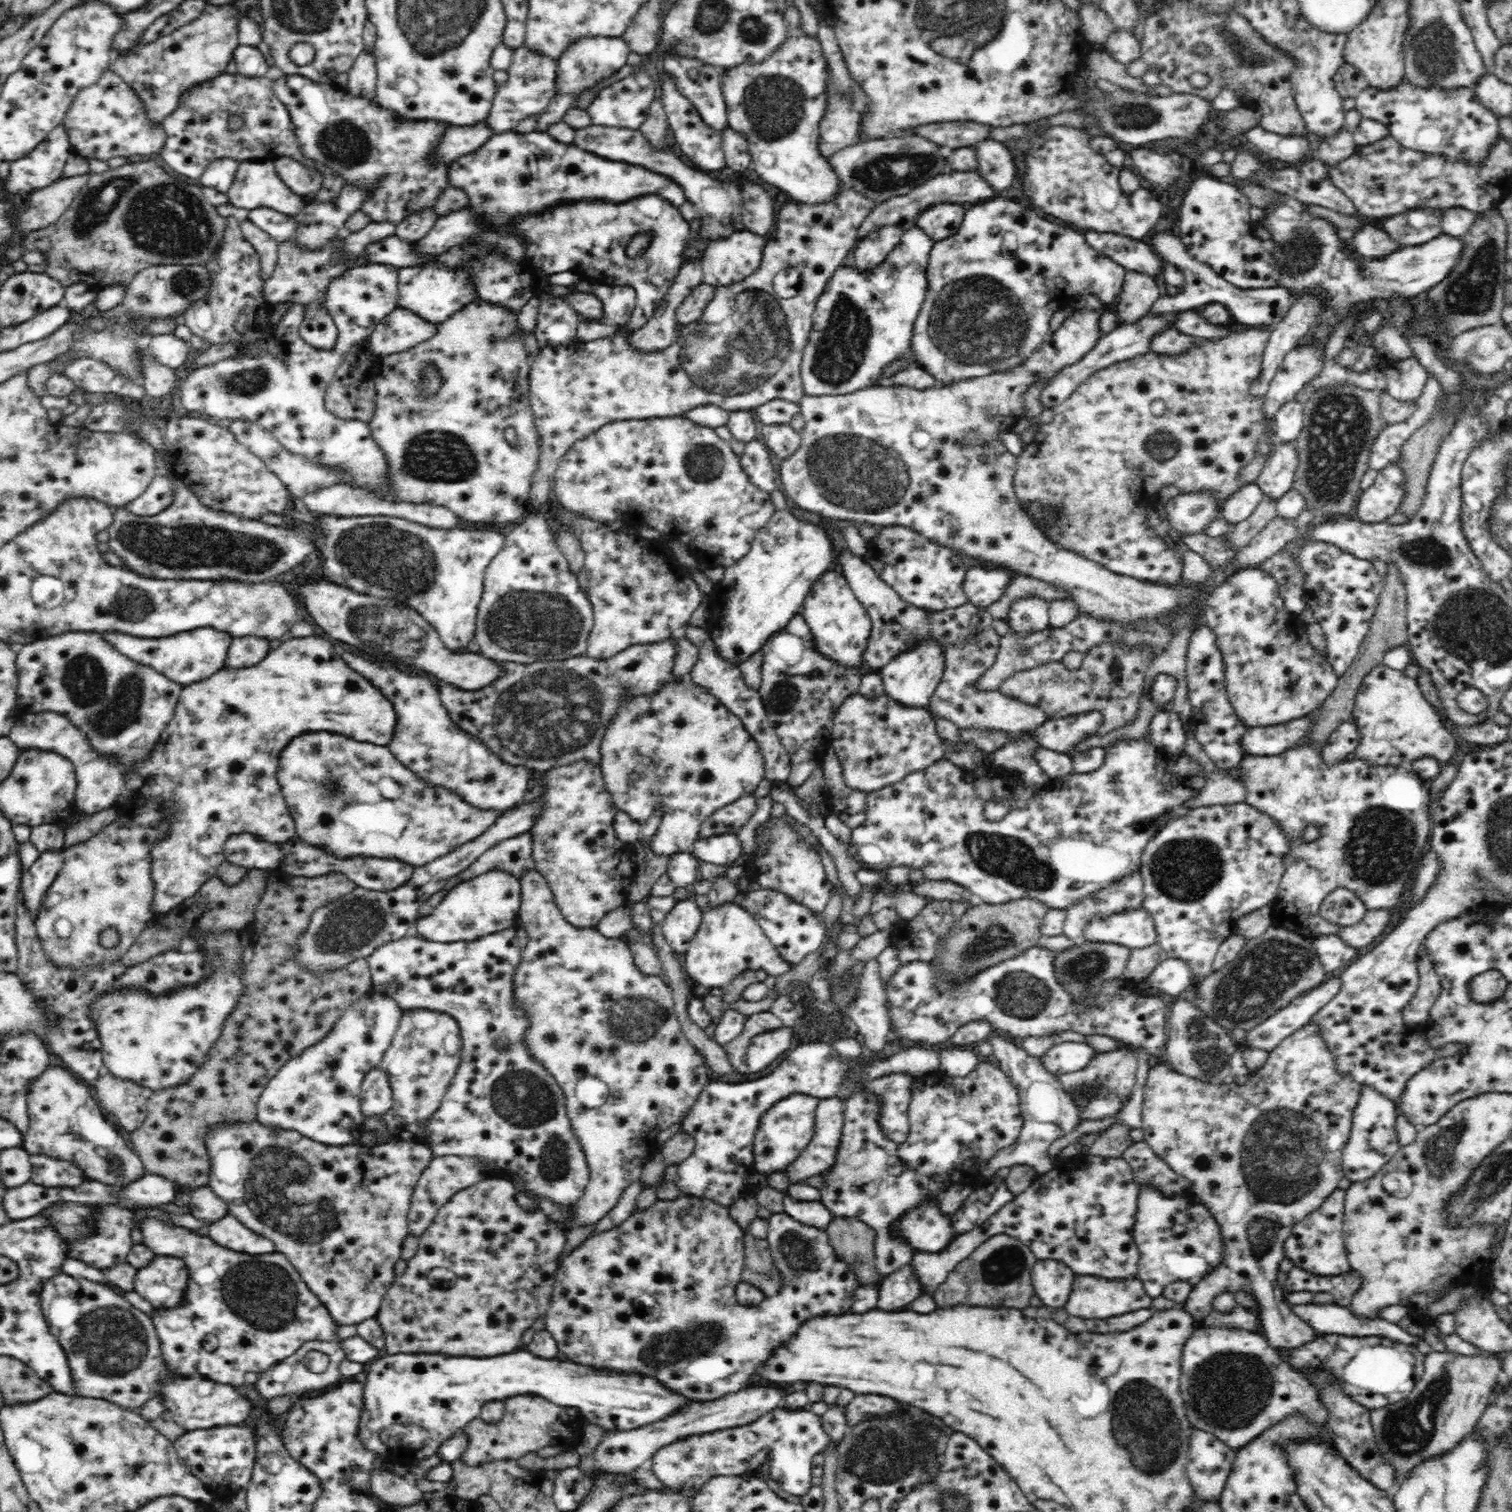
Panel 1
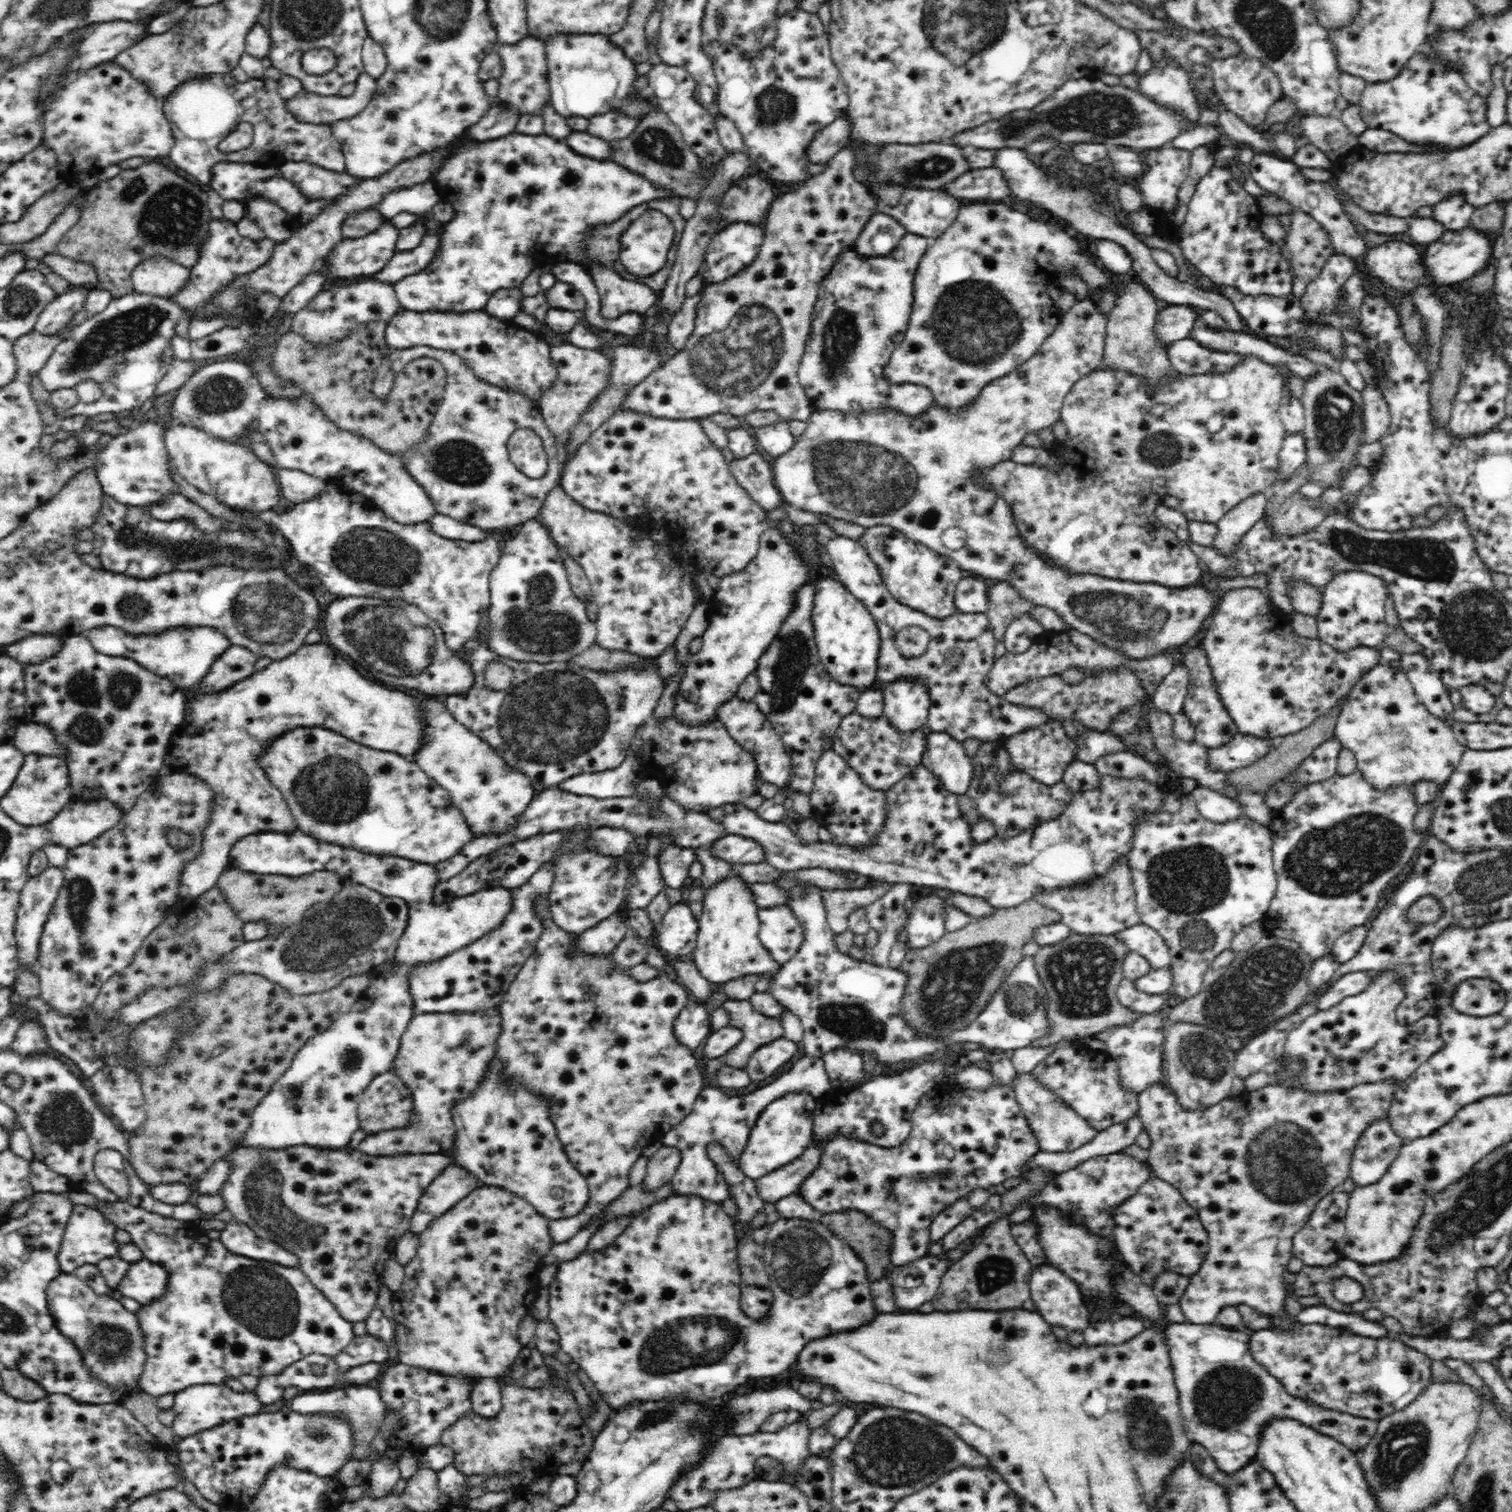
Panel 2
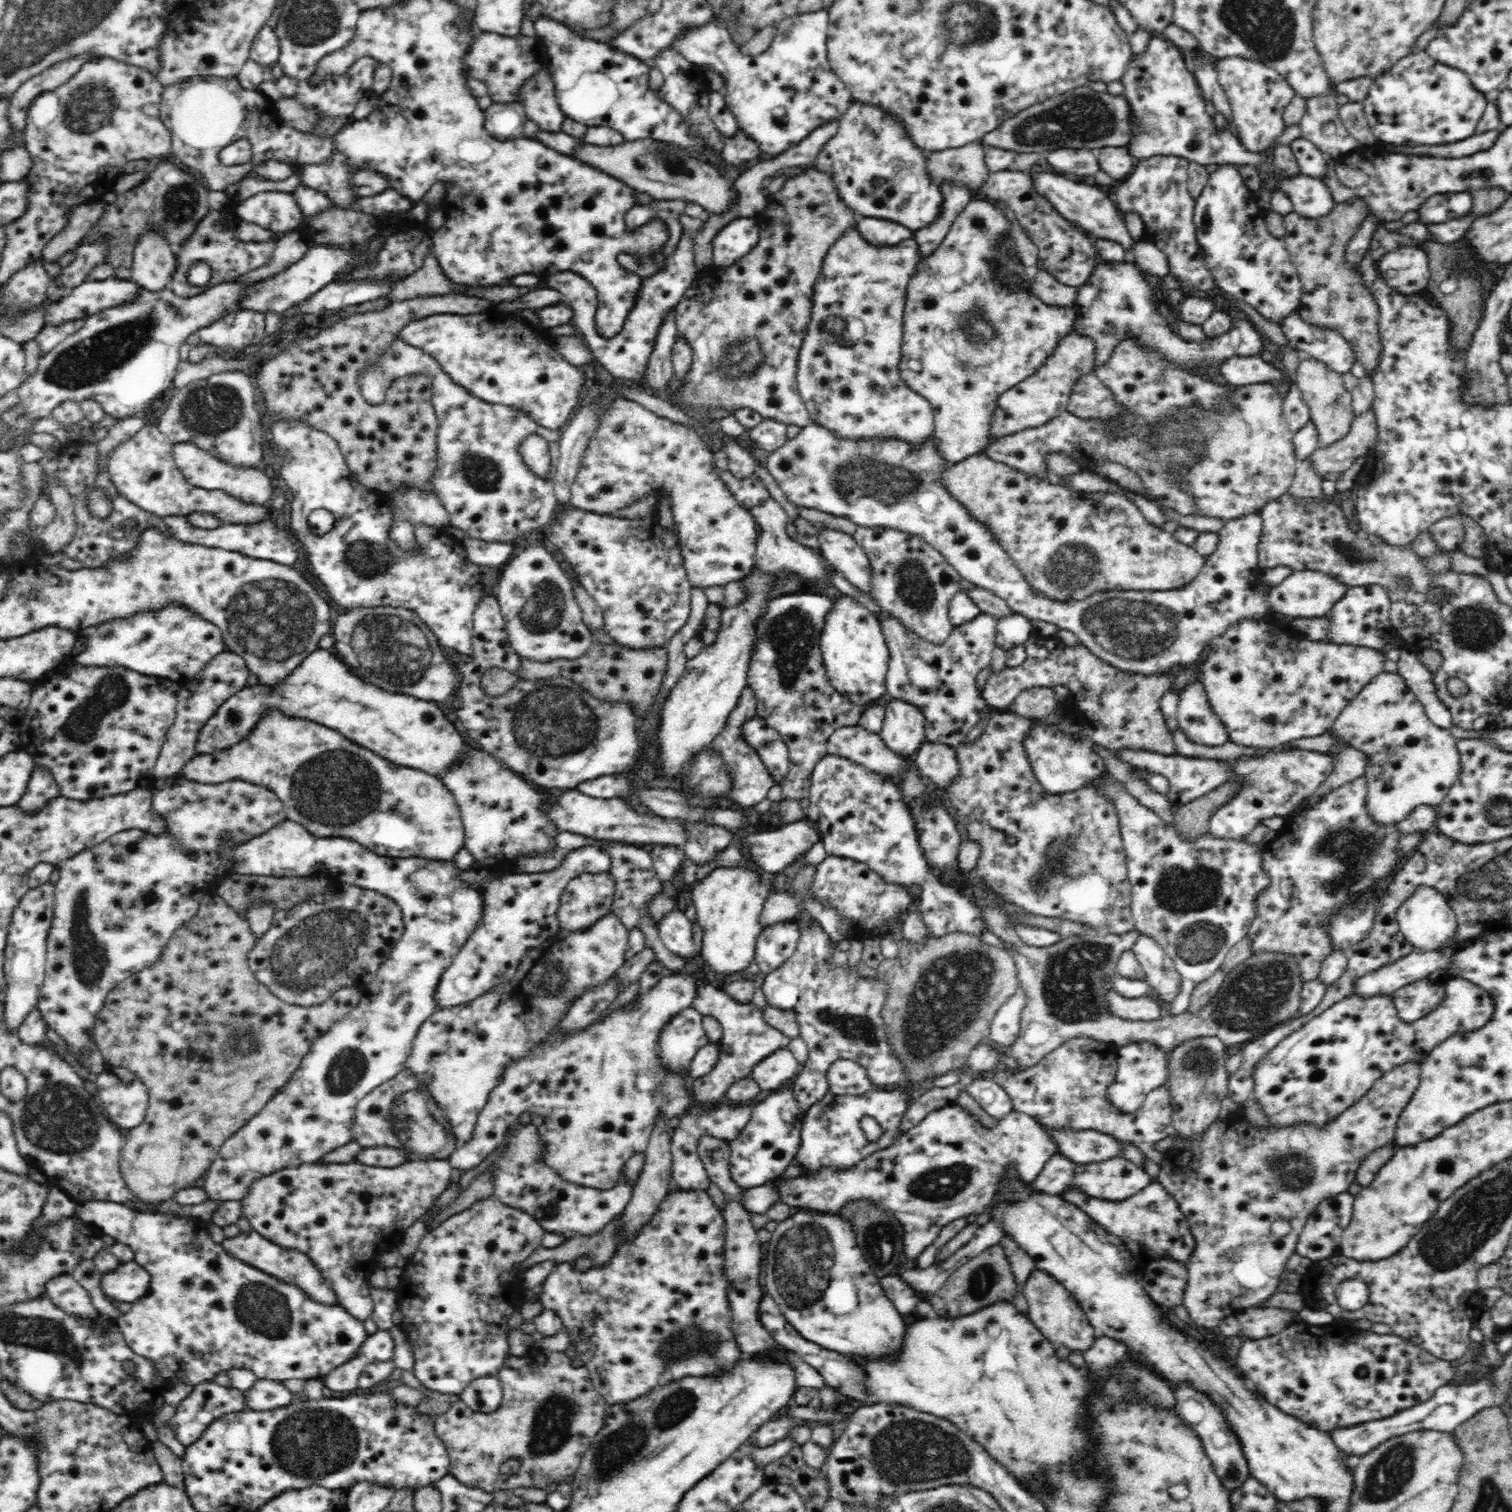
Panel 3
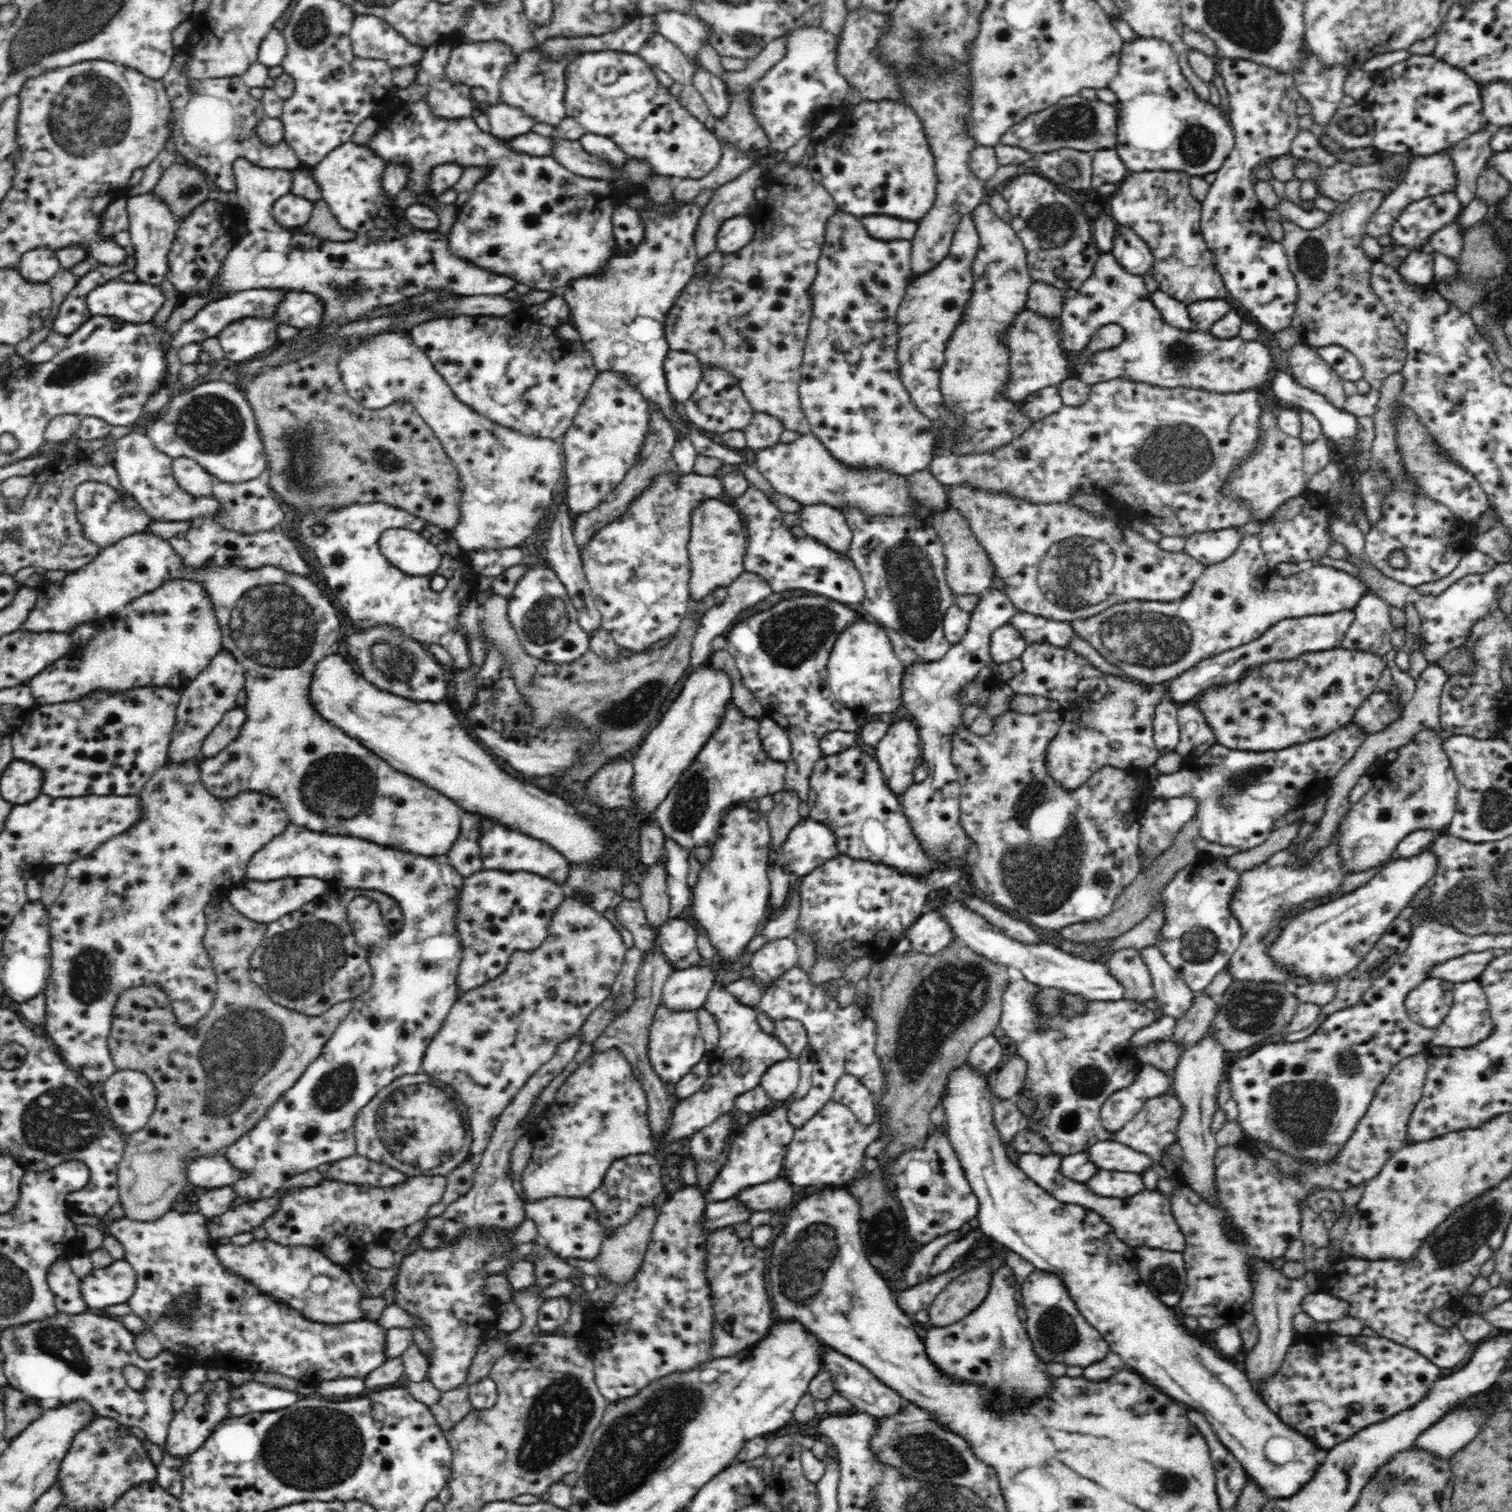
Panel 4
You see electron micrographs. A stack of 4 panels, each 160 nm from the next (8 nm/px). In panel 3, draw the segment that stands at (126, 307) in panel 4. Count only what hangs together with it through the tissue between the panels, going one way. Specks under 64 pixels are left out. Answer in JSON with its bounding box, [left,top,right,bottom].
[45,277,142,325]

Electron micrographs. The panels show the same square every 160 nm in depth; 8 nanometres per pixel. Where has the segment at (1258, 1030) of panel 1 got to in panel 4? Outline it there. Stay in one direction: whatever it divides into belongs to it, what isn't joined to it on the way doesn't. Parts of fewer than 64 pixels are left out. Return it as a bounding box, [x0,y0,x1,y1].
[1429,948,1506,983]

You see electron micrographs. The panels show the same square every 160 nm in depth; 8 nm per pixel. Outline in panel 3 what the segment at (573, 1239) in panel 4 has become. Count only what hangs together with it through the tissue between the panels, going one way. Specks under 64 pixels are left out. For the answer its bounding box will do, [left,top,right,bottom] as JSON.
[494,1126,633,1241]

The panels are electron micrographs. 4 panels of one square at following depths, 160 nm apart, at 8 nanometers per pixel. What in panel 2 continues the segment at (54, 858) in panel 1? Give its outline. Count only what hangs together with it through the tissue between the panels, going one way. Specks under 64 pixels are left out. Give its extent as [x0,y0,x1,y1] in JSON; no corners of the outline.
[14,866,64,973]

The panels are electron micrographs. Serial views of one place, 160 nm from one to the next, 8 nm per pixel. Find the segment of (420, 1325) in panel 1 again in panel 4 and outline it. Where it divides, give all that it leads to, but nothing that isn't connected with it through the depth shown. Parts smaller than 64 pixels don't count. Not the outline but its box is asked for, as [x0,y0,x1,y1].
[392,1219,536,1393]

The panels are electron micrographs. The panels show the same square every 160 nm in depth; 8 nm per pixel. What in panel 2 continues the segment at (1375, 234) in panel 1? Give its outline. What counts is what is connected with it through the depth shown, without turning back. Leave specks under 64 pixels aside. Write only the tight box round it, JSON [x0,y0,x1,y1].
[1365,239,1429,295]

